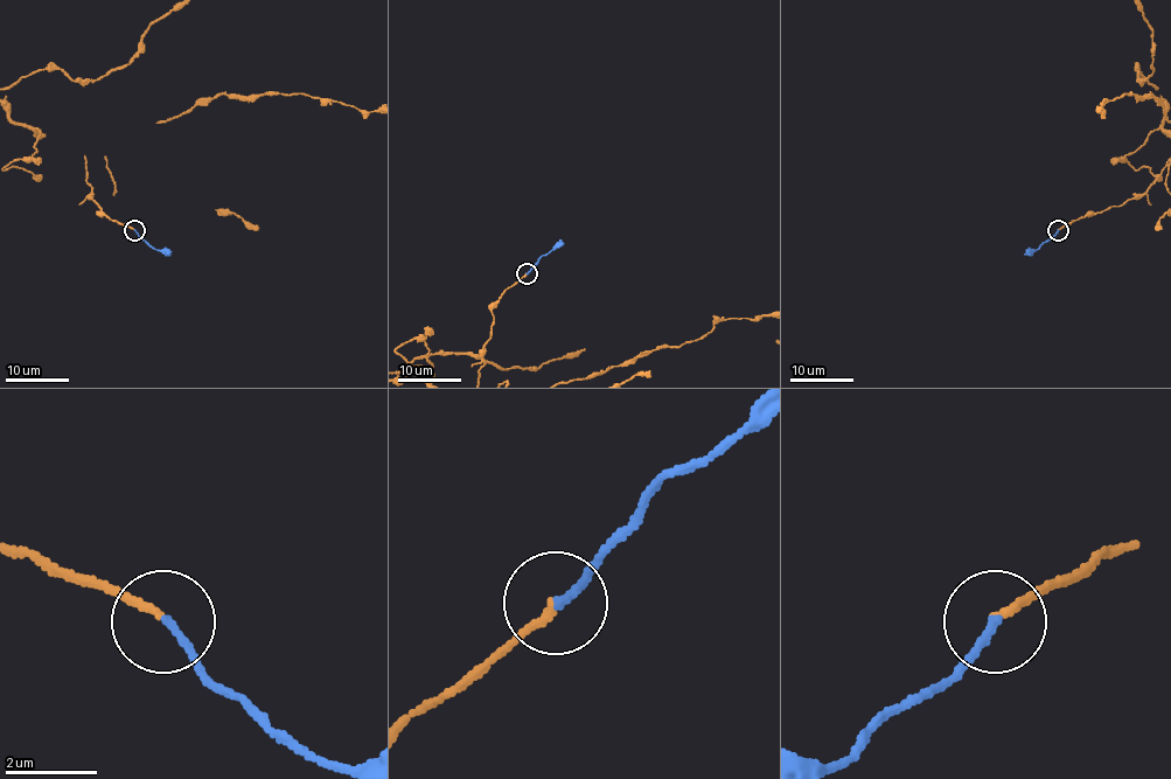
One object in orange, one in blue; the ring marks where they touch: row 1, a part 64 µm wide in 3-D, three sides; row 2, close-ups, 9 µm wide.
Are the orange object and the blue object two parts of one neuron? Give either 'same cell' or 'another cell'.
same cell

